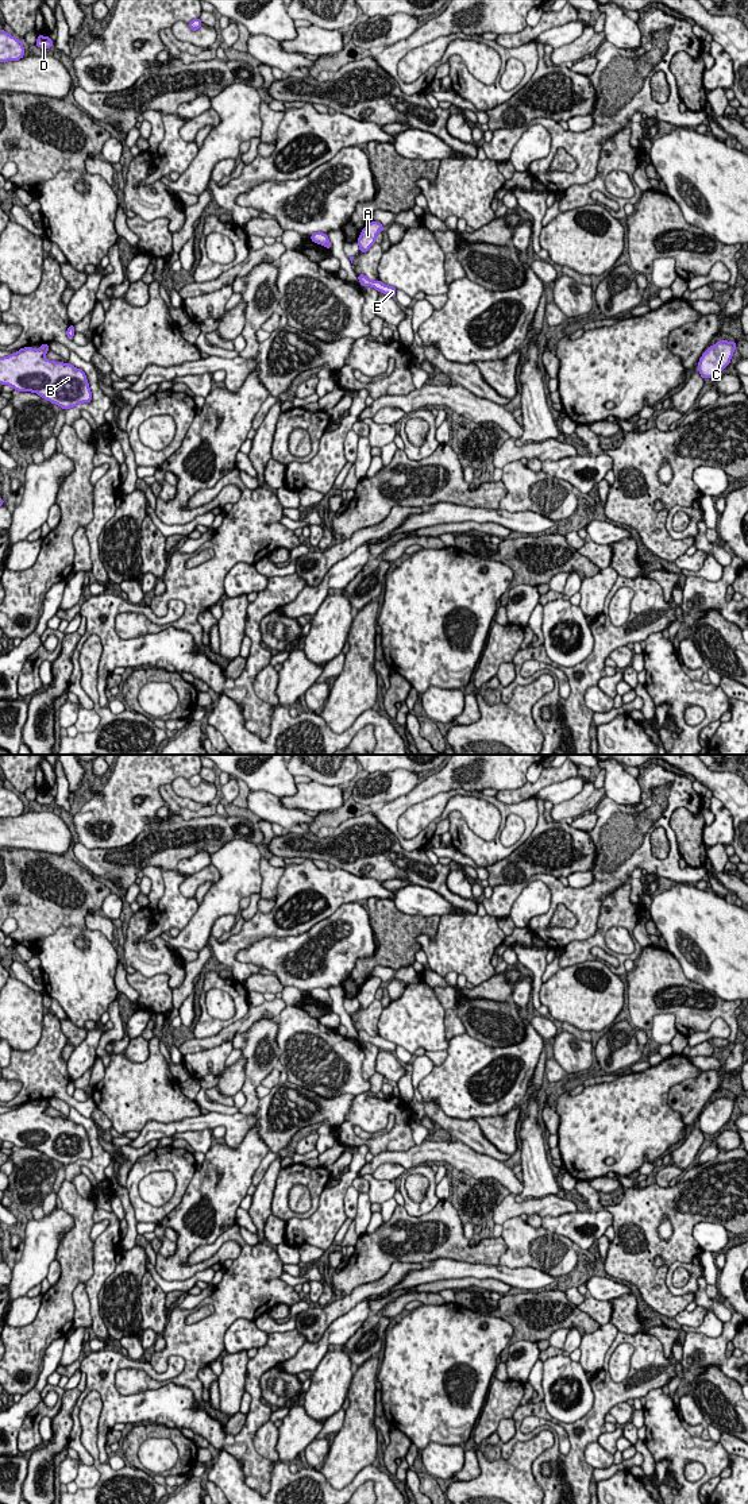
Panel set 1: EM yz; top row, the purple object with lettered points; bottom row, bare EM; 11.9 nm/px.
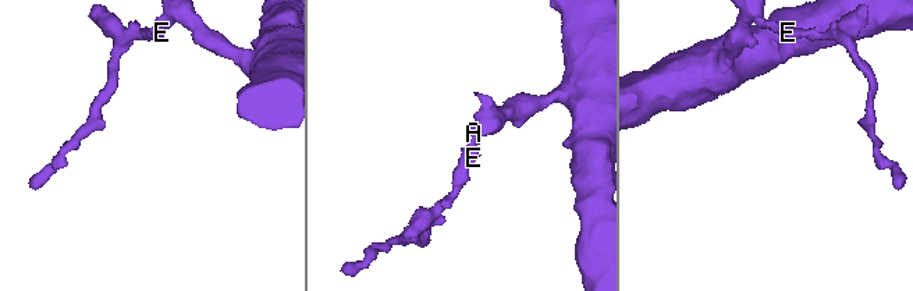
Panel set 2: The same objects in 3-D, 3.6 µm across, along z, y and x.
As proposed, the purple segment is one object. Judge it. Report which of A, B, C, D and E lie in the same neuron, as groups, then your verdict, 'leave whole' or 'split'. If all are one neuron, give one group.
A B C D E; leave whole

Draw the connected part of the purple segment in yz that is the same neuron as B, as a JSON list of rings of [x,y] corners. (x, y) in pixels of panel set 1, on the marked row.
[[[43,343],[38,350],[24,347],[0,358],[0,383],[18,392],[36,393],[65,410],[90,402],[92,392],[85,373],[69,362],[46,359],[49,350]]]

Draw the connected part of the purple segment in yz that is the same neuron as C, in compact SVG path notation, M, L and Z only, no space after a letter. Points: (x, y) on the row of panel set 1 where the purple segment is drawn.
M720 340L710 346L698 362L698 371L702 378L716 378L730 363L736 342Z

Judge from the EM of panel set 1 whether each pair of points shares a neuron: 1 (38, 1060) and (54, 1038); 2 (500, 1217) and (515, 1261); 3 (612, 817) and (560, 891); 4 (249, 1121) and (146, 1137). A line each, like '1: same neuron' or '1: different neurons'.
1: same neuron
2: different neurons
3: same neuron
4: same neuron

